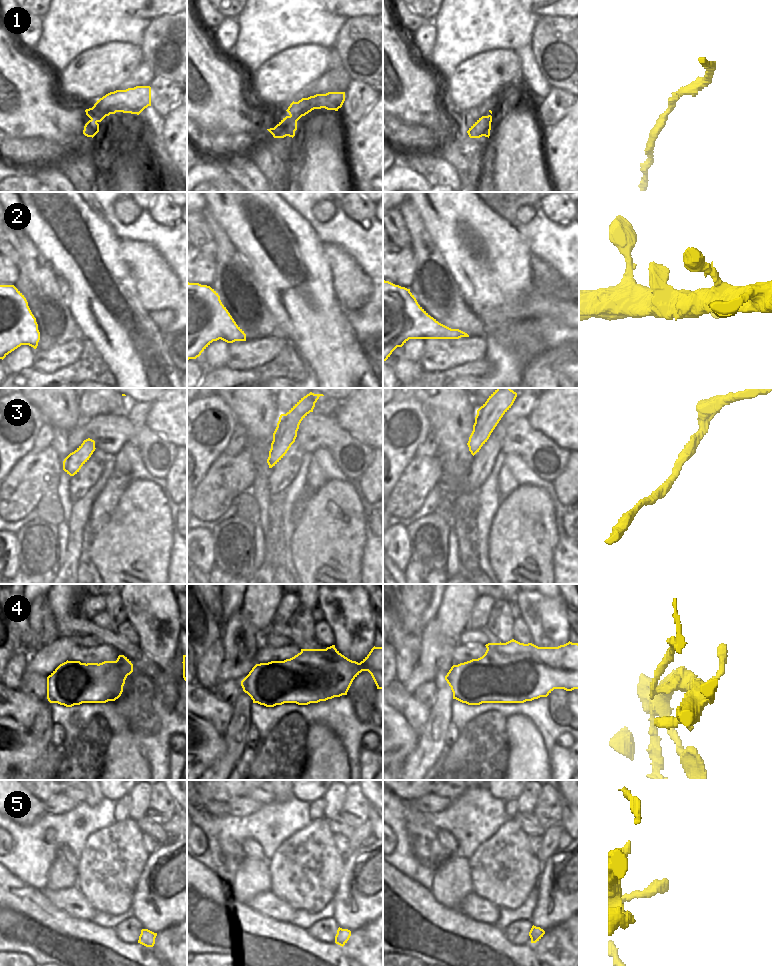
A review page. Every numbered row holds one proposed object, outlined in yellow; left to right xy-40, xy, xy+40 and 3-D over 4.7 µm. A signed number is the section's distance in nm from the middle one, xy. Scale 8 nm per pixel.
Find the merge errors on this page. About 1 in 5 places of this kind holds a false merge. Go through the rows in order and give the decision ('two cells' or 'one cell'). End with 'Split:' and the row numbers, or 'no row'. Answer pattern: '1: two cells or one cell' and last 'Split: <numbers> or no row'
1: one cell
2: one cell
3: one cell
4: two cells
5: one cell
Split: 4

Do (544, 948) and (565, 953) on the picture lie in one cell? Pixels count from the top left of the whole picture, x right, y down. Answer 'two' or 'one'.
one

